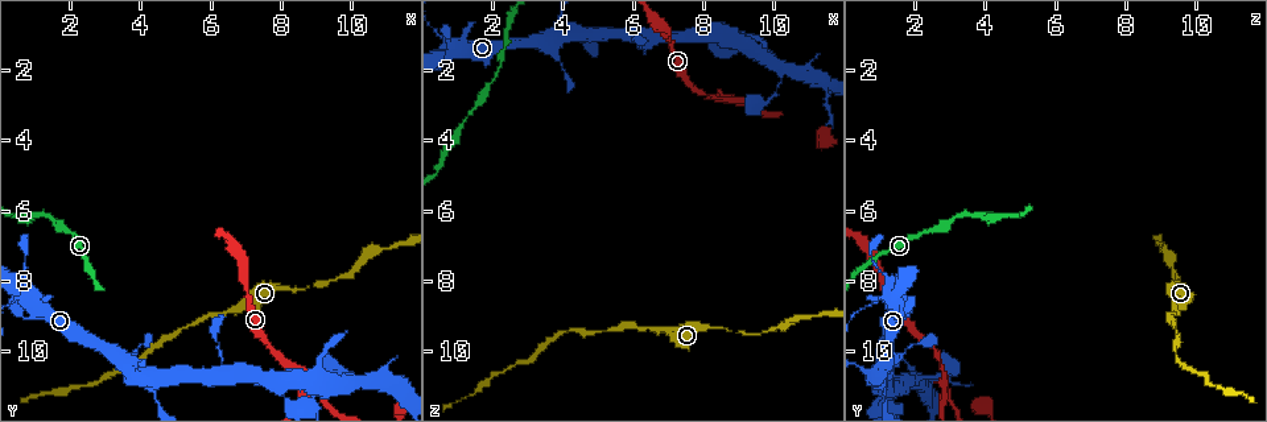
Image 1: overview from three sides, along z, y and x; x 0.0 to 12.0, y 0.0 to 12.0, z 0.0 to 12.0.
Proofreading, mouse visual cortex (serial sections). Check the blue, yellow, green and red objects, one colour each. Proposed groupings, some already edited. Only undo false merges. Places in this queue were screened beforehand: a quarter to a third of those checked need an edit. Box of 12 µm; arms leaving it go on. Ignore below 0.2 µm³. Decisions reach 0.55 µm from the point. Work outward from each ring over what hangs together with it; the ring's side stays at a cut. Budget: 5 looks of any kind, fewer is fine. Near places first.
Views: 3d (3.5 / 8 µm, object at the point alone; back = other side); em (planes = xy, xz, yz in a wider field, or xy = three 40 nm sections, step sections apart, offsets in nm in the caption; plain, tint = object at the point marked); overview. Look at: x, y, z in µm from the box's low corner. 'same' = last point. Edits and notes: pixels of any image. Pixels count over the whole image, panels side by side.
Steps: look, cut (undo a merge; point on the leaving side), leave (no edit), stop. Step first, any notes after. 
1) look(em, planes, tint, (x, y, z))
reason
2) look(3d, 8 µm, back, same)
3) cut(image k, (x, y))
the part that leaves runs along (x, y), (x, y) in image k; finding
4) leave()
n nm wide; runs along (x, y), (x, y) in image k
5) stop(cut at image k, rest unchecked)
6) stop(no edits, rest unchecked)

look(3d, 8 µm, (4.3, 10.8, 1.0))
looks like a crossing

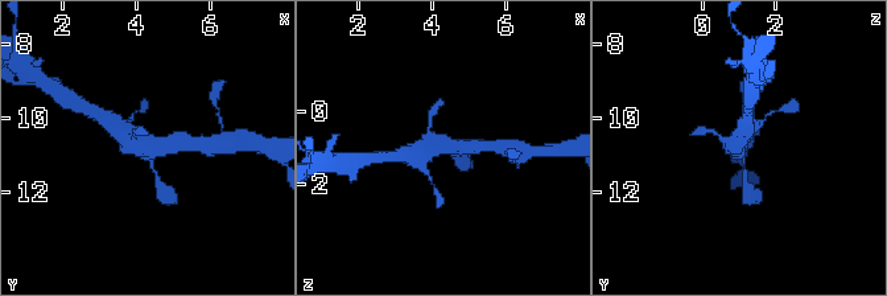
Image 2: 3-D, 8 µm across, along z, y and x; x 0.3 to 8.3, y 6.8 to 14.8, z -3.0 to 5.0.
look(em, xy, step 2, tint, (4.4, 10.8, 1.0))
4 arms; arms of 150, 150, 400, 500 nm

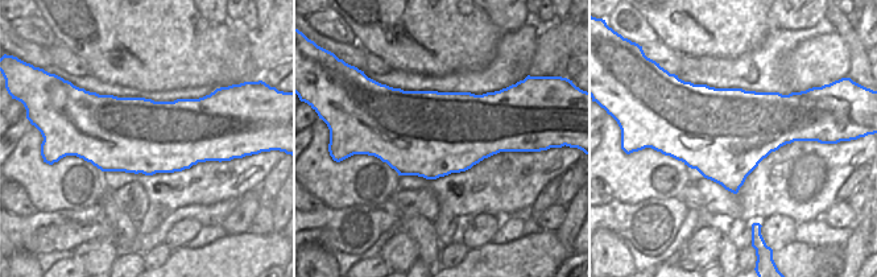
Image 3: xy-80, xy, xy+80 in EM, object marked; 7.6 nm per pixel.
leave()
runs along (118, 128), (139, 147), (190, 143) in image 2; all the same cell

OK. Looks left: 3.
look(3d, 3.5 µm, back, (8.7, 10.9, 2.8))
side arm on a straight run

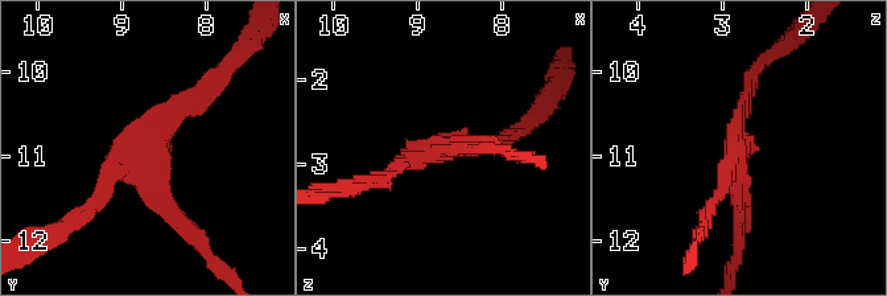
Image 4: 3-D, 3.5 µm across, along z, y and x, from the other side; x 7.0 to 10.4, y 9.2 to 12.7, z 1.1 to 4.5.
look(em, xy, step 5, tint, (8.70, 10.95, 2.80))
3 arms; arms of 150, 200, 200 nm

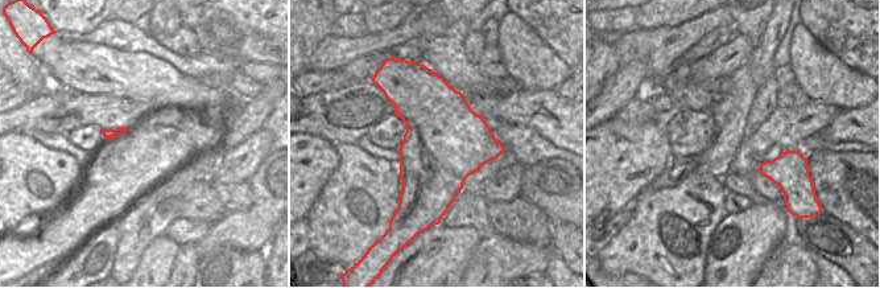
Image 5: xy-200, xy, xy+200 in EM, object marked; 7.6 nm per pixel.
leave()
600 nm wide; runs along (203, 85), (90, 206) in image 4; all the same cell

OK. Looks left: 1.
stop(no edits, rest unchecked)

